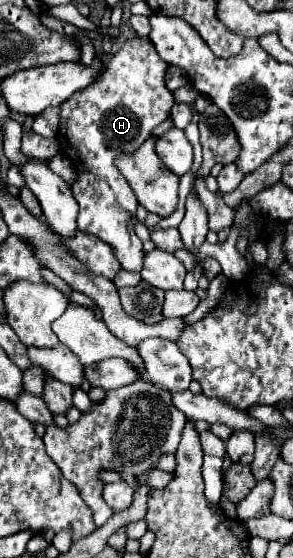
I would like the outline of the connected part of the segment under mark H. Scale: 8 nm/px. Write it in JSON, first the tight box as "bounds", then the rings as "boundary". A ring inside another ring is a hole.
{"bounds":[58,38,174,272],"boundary":[[[130,38],[110,58],[98,82],[60,106],[58,142],[60,152],[74,162],[76,170],[72,194],[80,204],[78,228],[108,242],[116,250],[122,268],[134,272],[142,270],[142,242],[134,232],[136,222],[132,222],[138,200],[114,162],[122,154],[134,154],[150,138],[152,130],[170,116],[174,96],[166,88],[168,68],[170,64],[158,58],[150,38]]]}

